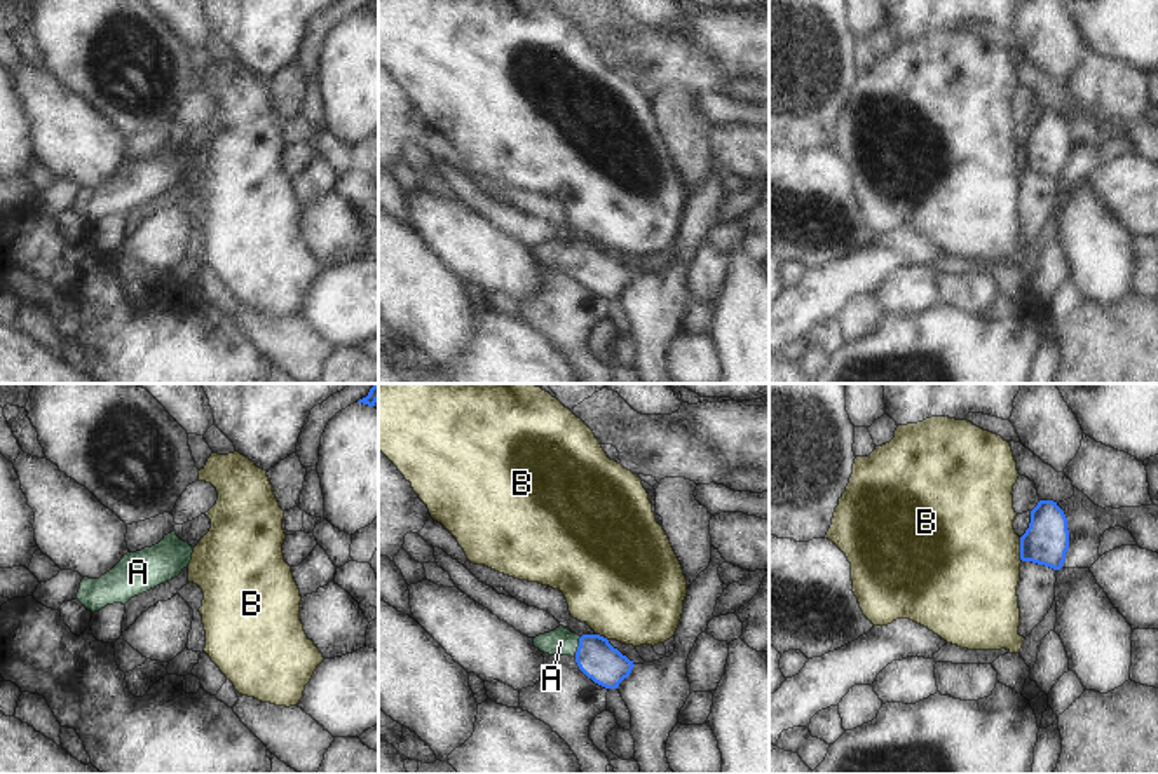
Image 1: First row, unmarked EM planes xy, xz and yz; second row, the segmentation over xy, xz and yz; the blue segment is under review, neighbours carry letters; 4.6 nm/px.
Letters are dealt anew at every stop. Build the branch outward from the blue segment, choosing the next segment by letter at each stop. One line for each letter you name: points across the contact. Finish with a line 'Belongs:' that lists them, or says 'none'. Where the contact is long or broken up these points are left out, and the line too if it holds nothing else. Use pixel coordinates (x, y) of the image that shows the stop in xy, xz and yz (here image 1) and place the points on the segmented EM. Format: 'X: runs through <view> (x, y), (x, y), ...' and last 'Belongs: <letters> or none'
A: runs through xz (602, 663), (588, 649), (578, 647), (560, 642)
Belongs: A

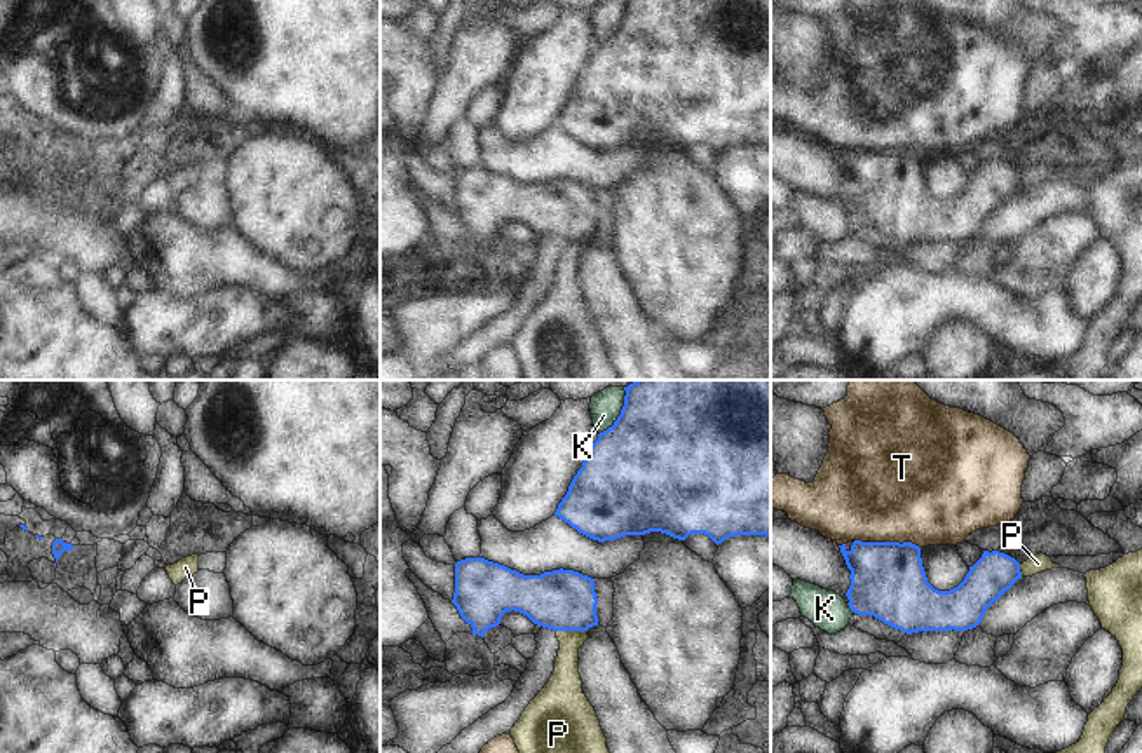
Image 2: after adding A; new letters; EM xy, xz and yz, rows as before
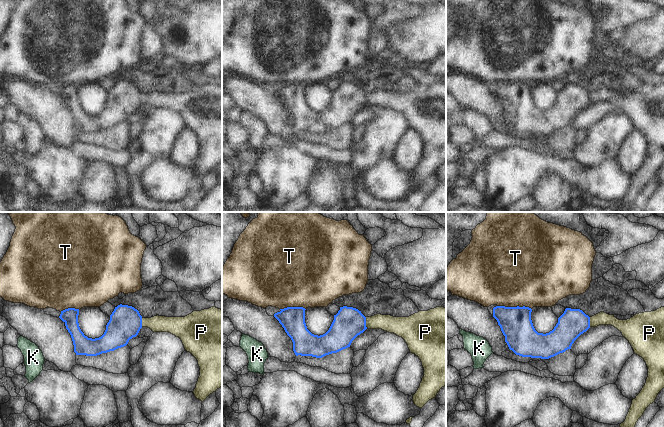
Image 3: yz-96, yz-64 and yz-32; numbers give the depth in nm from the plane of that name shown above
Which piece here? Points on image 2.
Belongs: none

